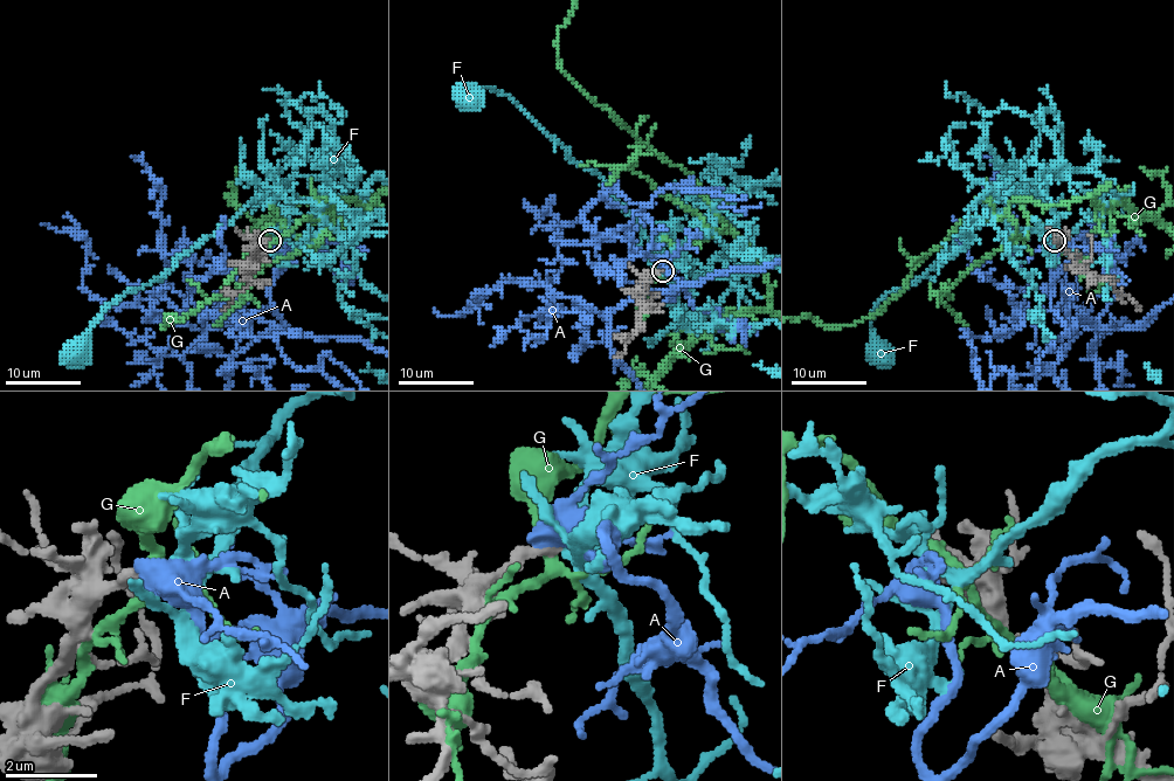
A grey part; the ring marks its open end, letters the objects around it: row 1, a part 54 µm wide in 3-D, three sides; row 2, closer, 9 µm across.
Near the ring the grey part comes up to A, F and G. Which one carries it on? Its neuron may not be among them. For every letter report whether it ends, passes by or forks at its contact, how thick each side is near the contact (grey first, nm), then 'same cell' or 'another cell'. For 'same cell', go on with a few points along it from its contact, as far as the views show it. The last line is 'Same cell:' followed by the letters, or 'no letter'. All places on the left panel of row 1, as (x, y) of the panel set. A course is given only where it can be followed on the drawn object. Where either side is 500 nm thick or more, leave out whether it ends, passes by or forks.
A: it forks; calibres 280 and 360 nm; another cell
F: it forks; calibres 240 and 240 nm; same cell
G: it forks; calibres 280 and 200 nm; another cell
Same cell: F

